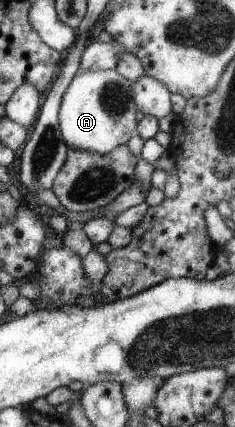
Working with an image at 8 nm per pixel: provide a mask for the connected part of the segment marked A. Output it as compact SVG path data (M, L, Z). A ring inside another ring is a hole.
M79 69L70 80L61 99L58 119L62 137L68 147L92 153L107 154L126 145L138 135L137 109L132 87L117 69Z

